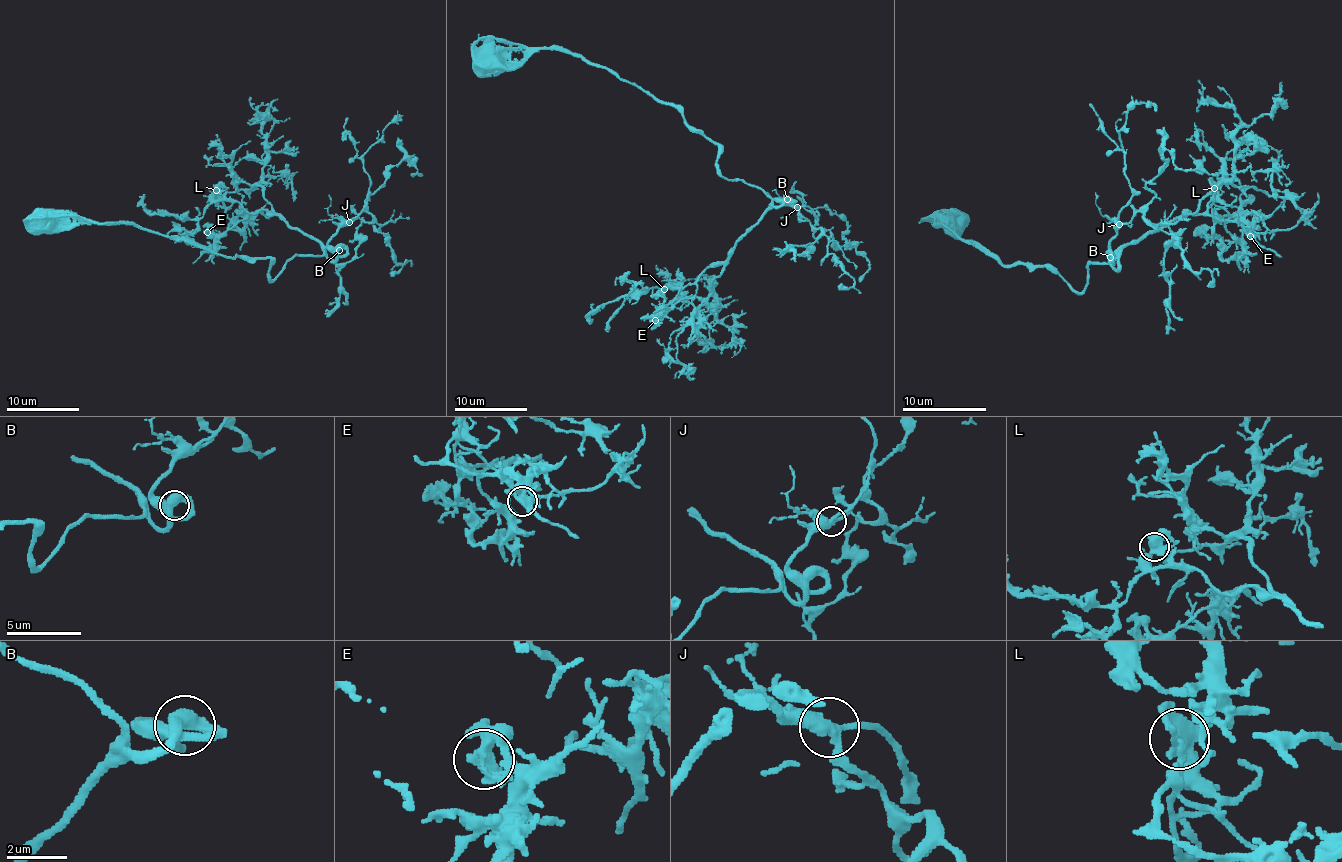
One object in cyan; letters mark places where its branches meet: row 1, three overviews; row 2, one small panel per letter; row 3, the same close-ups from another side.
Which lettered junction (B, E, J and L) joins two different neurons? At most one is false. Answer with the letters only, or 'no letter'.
no letter

